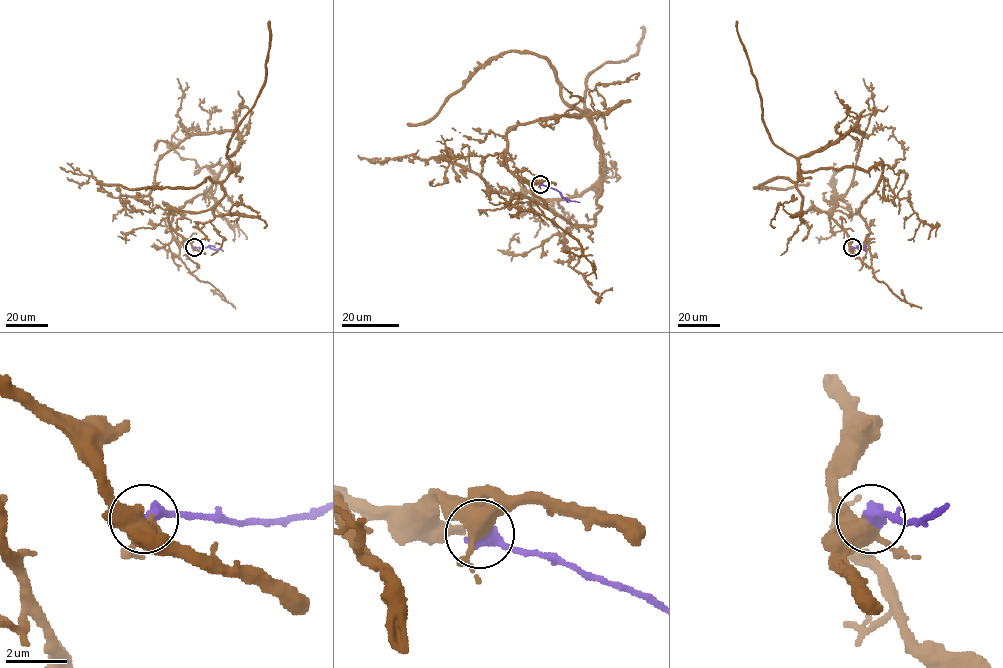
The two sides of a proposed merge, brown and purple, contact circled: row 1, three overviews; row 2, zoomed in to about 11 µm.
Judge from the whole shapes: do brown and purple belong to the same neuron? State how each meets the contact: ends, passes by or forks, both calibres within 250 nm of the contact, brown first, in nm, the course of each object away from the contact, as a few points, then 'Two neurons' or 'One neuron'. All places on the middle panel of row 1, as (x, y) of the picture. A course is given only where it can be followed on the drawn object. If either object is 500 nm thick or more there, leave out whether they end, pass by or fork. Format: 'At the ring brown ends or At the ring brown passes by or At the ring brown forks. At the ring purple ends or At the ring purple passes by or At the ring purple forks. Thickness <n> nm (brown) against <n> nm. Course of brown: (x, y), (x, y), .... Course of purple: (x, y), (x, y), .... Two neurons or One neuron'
Thickness 500 nm (brown) against 480 nm. Course of brown: (540, 184), (508, 169), (507, 133), (584, 110), (594, 224), (508, 207), (572, 235), (597, 278). Course of purple: (540, 184), (557, 190), (563, 197), (579, 202). Two neurons

